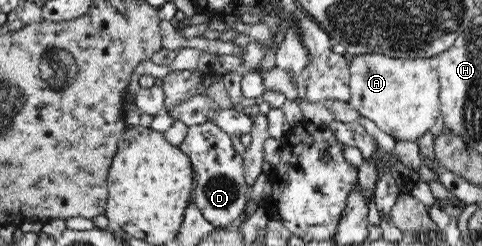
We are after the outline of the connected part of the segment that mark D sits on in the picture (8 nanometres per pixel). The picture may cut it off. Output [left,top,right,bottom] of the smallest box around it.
[178,121,251,228]

